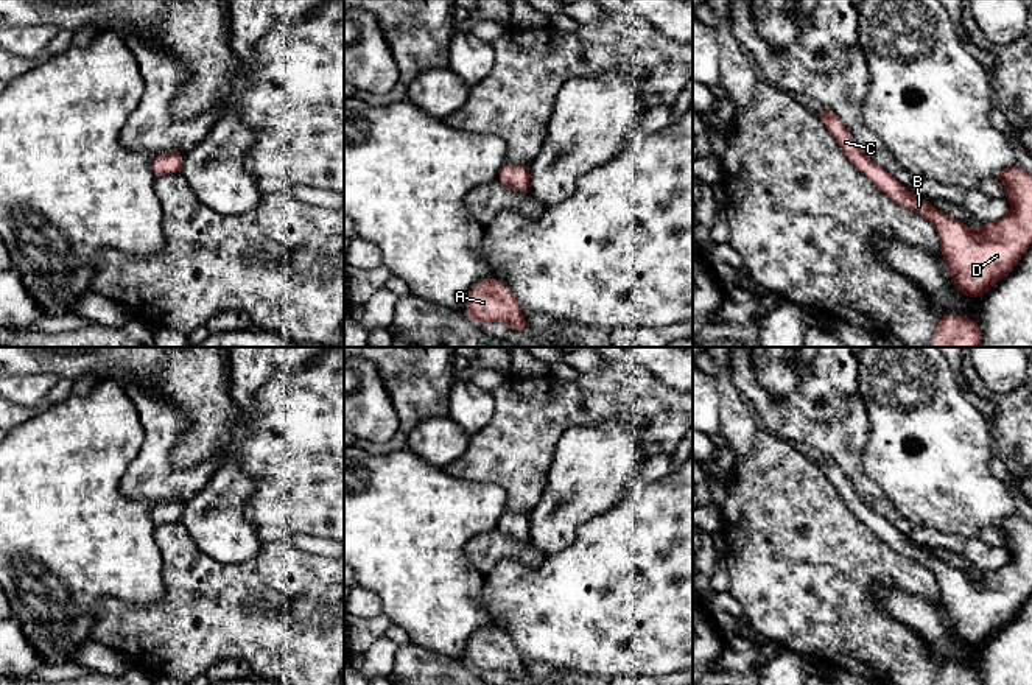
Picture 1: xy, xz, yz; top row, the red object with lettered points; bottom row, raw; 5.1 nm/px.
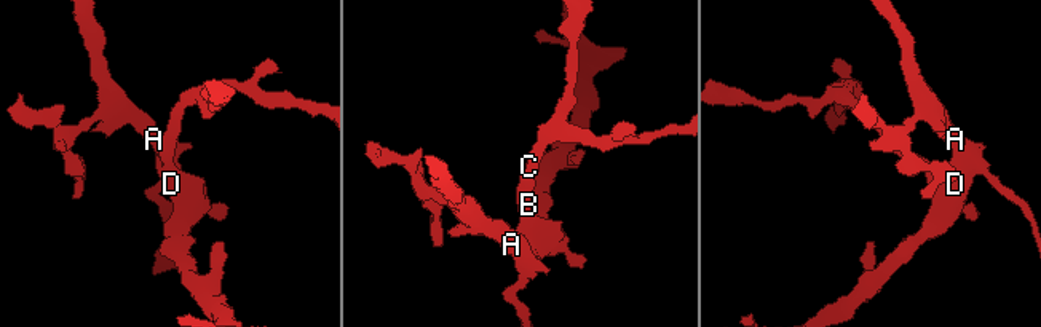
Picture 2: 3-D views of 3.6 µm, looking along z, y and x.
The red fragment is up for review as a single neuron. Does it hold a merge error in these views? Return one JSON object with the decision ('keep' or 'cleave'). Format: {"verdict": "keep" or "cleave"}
{"verdict": "keep"}

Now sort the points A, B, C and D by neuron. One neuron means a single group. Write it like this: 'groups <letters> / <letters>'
groups A B C D

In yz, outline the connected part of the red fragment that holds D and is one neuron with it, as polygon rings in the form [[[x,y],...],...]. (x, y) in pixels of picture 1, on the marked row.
[[[823,107],[817,117],[847,159],[881,193],[932,223],[939,234],[940,254],[959,293],[965,297],[984,296],[998,280],[1015,271],[1032,246],[1032,174],[1020,165],[995,174],[1006,185],[1002,196],[1012,206],[1010,213],[998,221],[984,223],[981,229],[970,229],[911,193],[884,168],[876,167],[833,111]]]

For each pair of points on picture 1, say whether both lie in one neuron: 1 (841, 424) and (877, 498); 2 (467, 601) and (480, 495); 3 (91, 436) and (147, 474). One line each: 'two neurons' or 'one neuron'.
1: one neuron
2: one neuron
3: two neurons

